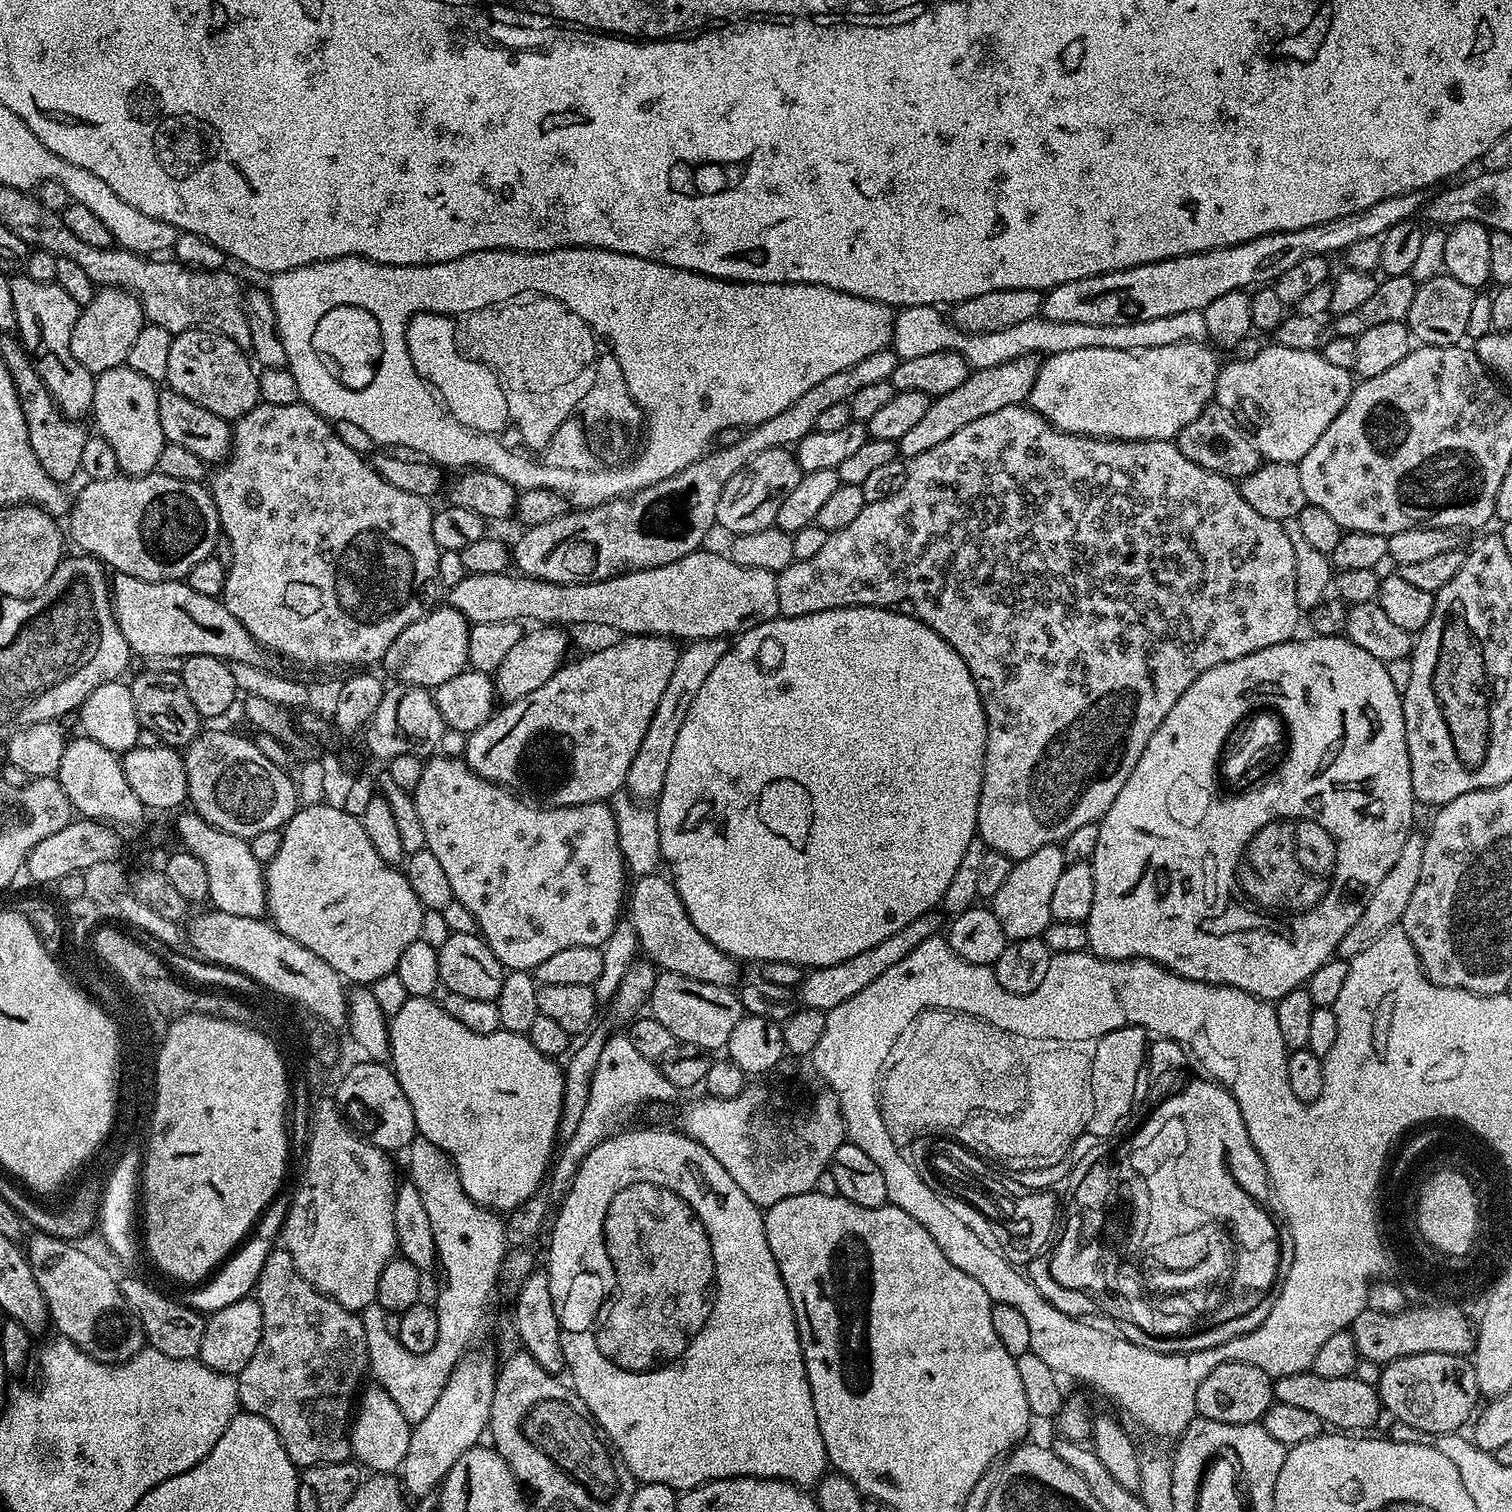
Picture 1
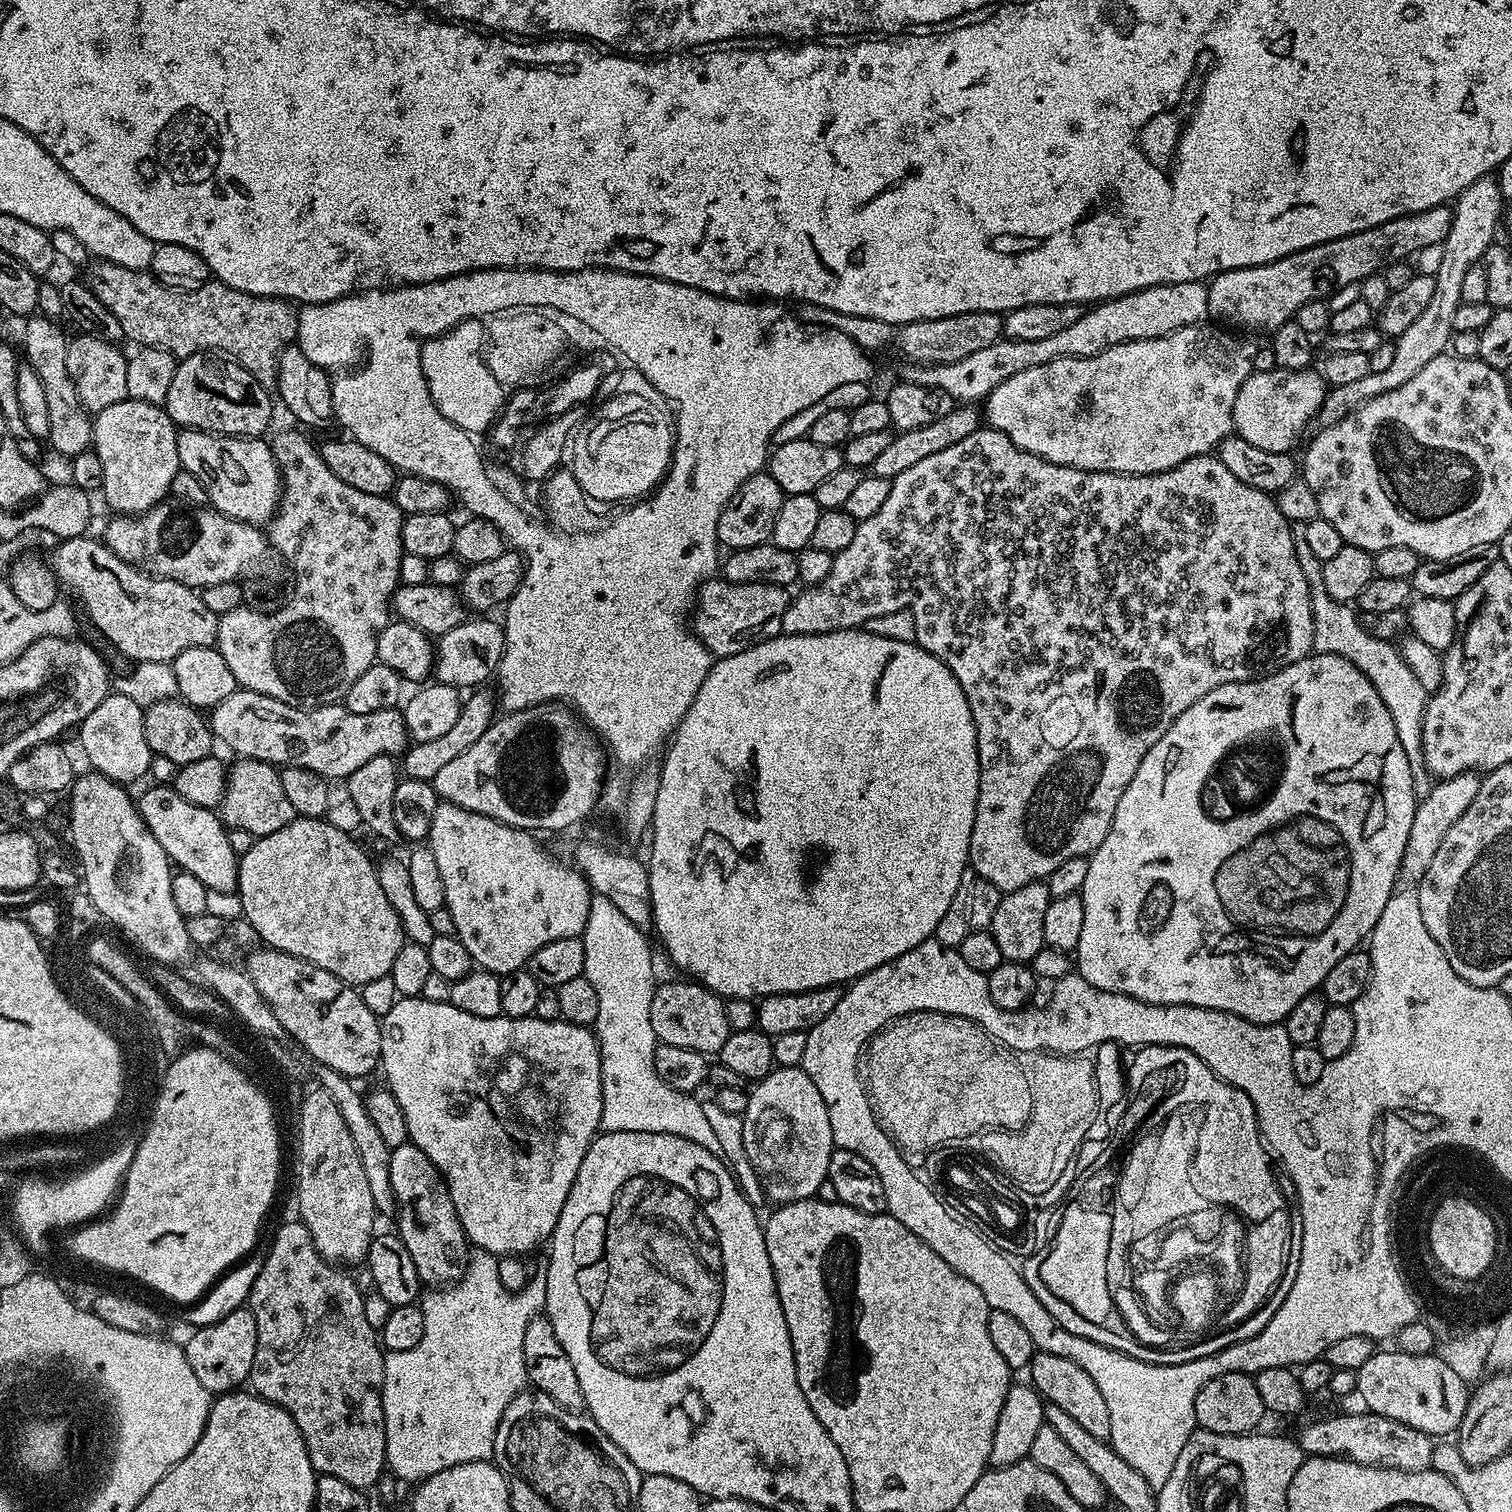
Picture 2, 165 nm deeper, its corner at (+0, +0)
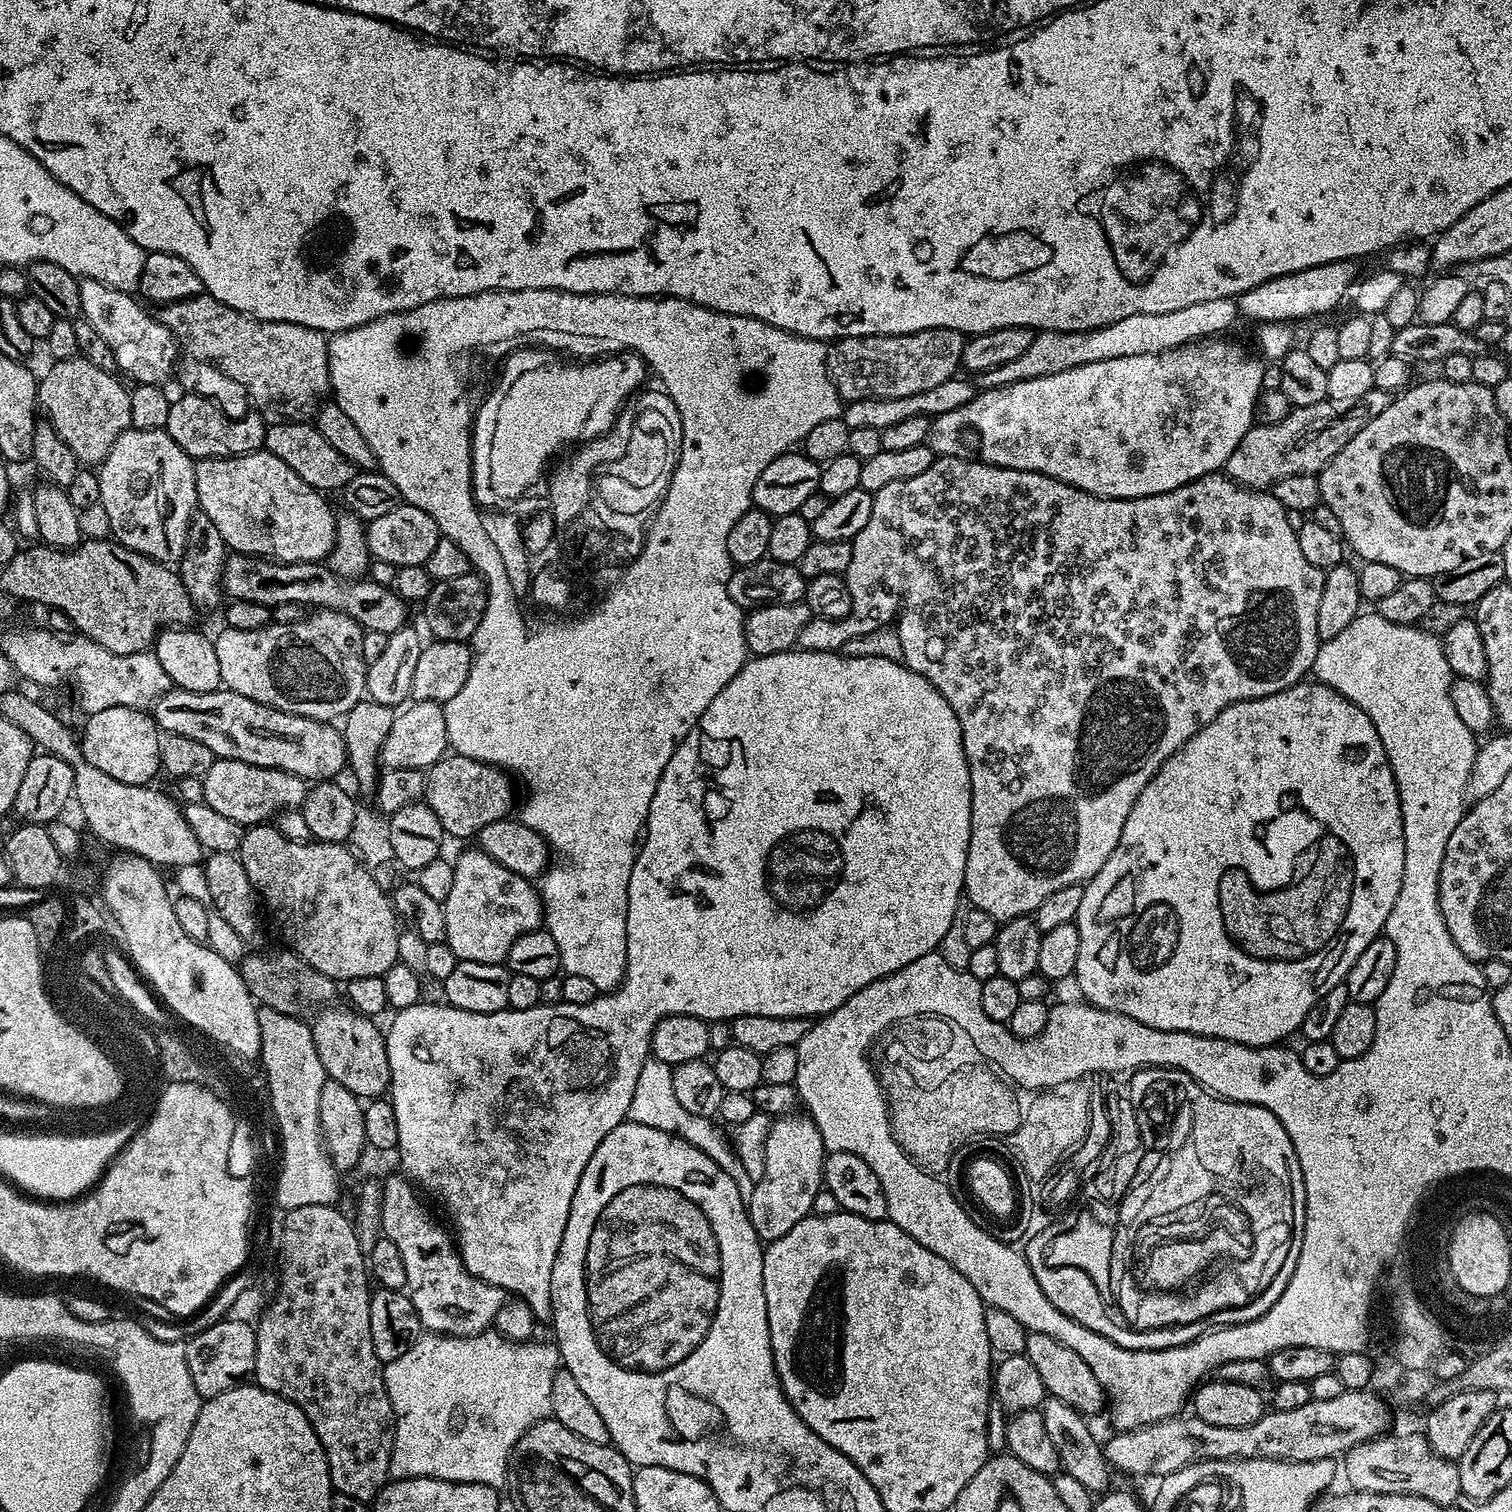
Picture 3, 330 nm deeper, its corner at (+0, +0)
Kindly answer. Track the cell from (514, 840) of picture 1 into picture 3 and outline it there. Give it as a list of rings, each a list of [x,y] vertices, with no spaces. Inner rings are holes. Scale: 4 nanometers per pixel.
[[[473,850],[455,857],[454,884],[442,901],[445,934],[443,942],[453,951],[457,961],[500,964],[518,937],[535,932],[542,924],[540,894],[527,879],[510,870],[484,852]]]

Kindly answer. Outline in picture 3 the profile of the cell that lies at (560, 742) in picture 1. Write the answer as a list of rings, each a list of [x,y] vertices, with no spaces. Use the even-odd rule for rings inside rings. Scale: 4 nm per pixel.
[[[448,754],[427,769],[424,777],[422,800],[433,811],[438,818],[441,829],[447,835],[449,832],[452,836],[468,836],[468,838],[472,838],[475,837],[476,833],[480,832],[482,826],[486,826],[495,820],[503,820],[509,815],[508,807],[512,804],[512,788],[508,785],[507,778],[509,779],[501,769],[493,765],[483,764],[465,756]]]

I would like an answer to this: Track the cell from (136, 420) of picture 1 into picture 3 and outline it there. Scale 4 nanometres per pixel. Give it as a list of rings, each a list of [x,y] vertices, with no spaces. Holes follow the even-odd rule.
[[[131,427],[121,434],[118,442],[114,442],[110,454],[99,465],[98,475],[102,486],[99,504],[104,507],[106,514],[110,514],[111,535],[116,543],[125,544],[138,554],[169,566],[180,561],[188,549],[188,531],[192,517],[198,512],[196,465],[193,457],[186,455],[182,446],[178,446],[178,442],[174,442],[174,438],[170,438],[164,428],[142,430]]]

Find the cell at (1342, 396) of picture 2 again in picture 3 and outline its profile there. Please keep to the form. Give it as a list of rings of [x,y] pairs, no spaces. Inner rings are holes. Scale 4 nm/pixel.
[[[1373,386],[1359,402],[1351,405],[1352,411],[1338,420],[1314,431],[1308,432],[1309,413],[1304,410],[1292,410],[1286,418],[1273,424],[1257,423],[1242,438],[1242,442],[1230,454],[1226,465],[1227,475],[1237,484],[1243,484],[1253,490],[1268,490],[1282,478],[1291,476],[1316,476],[1338,455],[1360,430],[1367,426],[1394,399],[1393,393],[1384,386]]]

